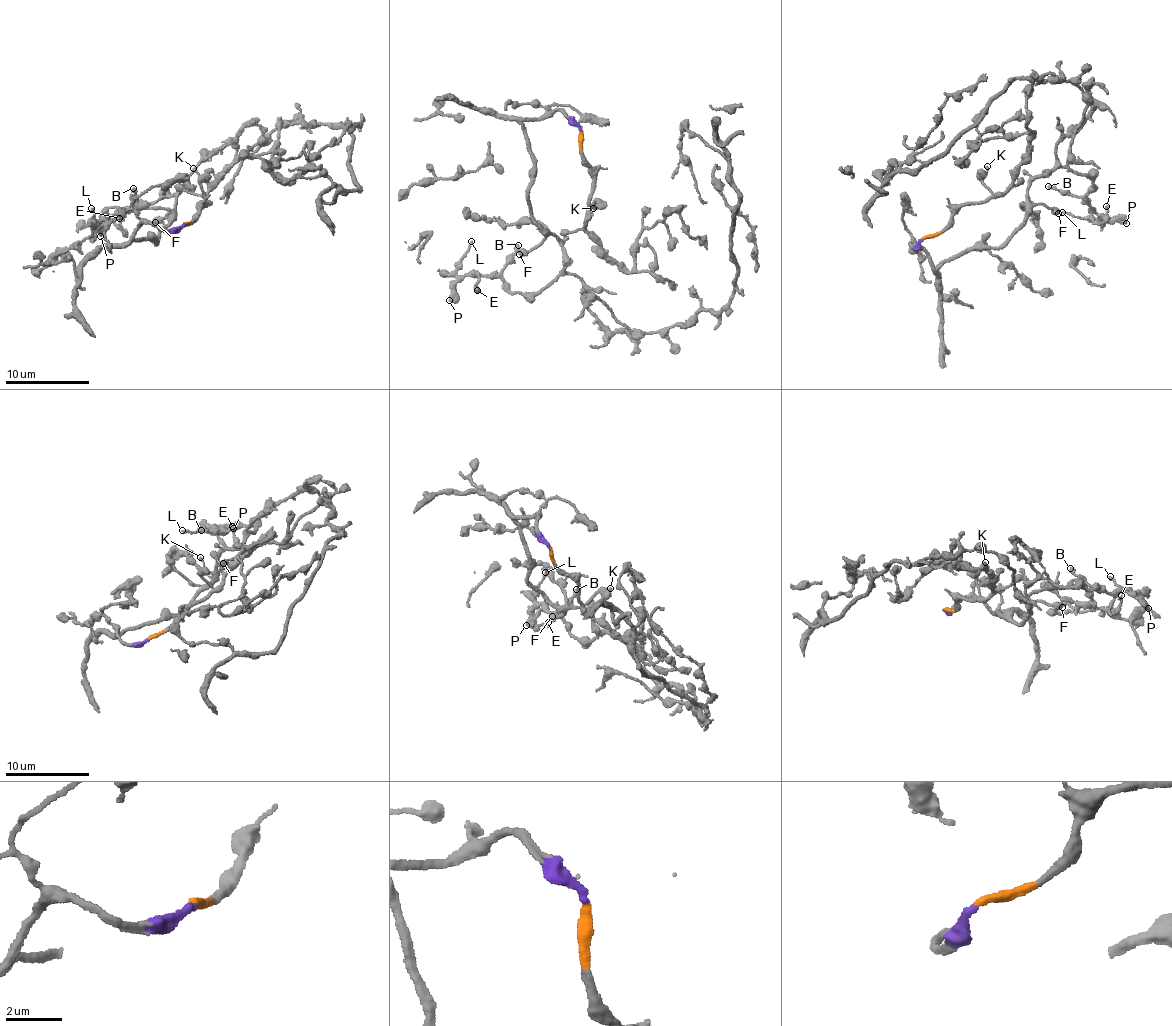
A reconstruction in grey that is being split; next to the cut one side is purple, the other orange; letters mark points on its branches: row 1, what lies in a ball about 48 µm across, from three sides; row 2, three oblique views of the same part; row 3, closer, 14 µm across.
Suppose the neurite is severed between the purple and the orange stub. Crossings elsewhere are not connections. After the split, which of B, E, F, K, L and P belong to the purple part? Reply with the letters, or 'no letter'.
B, E, F, L, P

